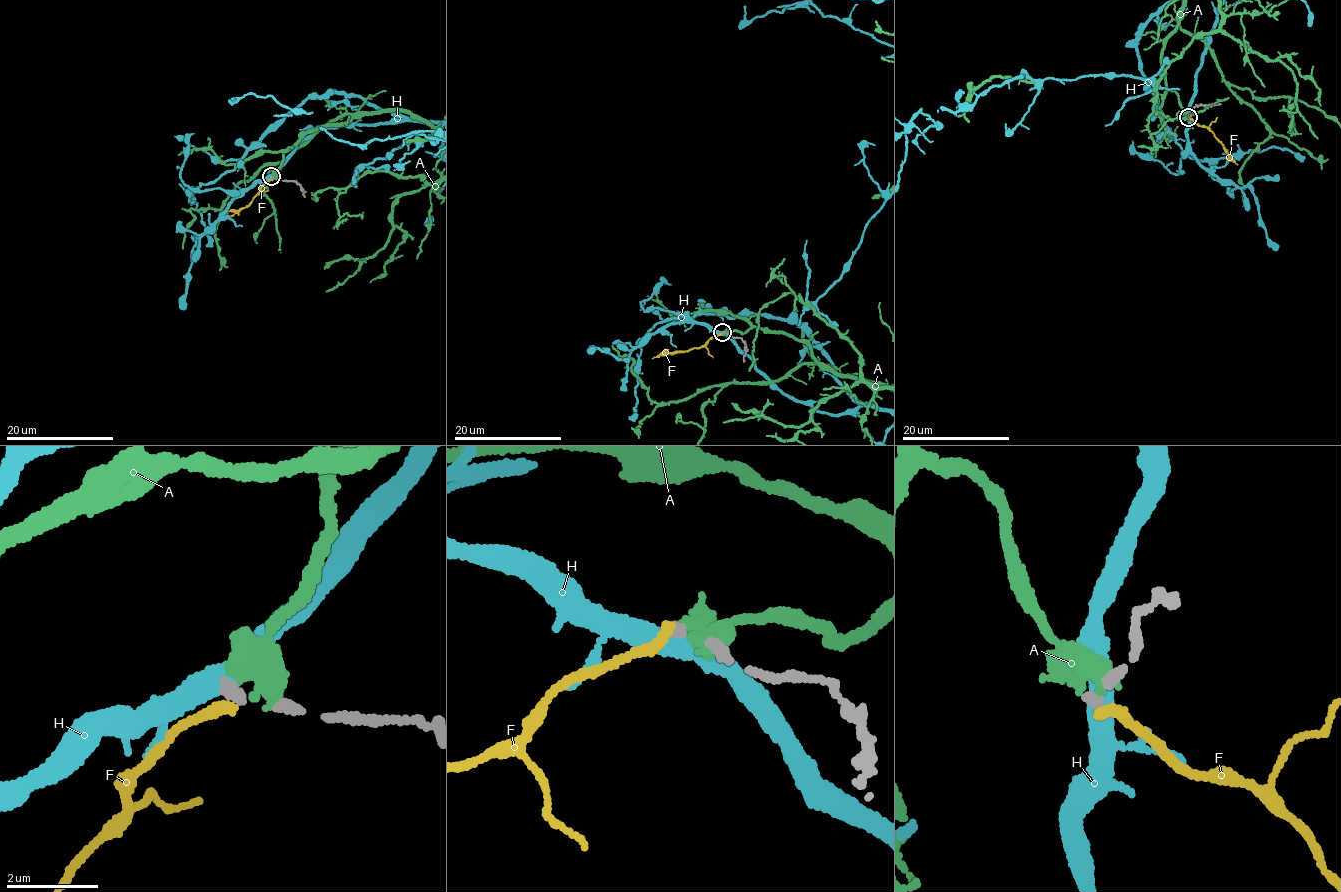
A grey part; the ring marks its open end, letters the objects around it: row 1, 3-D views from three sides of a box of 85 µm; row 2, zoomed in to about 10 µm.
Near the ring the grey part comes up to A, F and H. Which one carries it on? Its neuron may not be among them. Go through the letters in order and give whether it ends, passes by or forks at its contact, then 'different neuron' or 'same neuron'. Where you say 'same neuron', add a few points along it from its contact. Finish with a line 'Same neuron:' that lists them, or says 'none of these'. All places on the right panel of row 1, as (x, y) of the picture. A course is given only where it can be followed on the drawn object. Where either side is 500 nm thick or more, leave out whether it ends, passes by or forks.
A: different neuron
F: it ends there; different neuron
H: it passes by; different neuron
Same neuron: none of these

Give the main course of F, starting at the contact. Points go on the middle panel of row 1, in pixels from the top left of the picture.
F: (723, 332), (705, 345), (653, 358)

